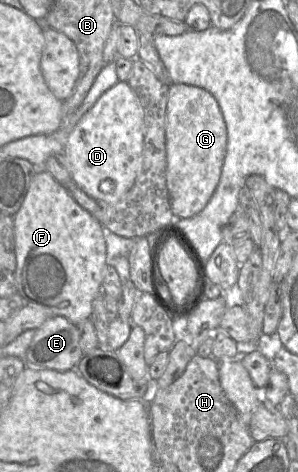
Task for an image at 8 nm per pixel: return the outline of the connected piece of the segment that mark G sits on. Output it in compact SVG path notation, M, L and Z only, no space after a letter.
M172 84L166 109L166 184L175 219L193 217L206 207L219 183L226 147L226 125L215 98L201 87Z

